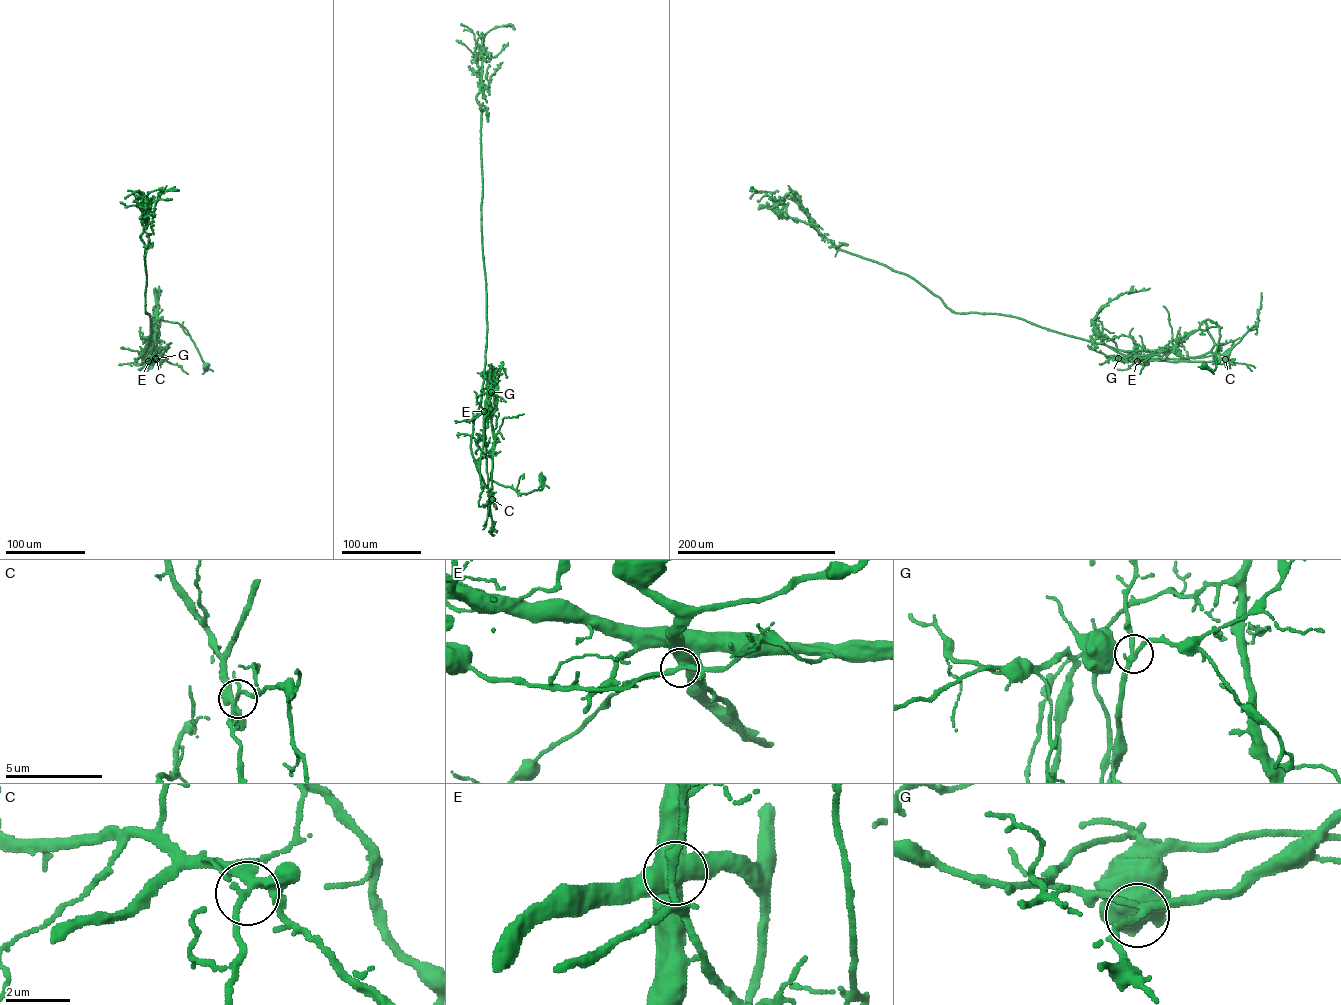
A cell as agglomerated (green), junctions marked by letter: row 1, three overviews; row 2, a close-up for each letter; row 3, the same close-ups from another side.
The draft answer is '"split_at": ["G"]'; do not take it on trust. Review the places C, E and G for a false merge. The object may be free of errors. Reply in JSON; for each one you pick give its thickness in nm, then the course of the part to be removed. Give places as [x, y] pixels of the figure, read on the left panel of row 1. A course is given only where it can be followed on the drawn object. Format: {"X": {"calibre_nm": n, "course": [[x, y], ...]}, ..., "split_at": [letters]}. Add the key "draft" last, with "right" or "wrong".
{"G": {"calibre_nm": 200, "course": [[155, 358], [161, 359], [171, 342]]}, "split_at": ["G"], "draft": "right"}

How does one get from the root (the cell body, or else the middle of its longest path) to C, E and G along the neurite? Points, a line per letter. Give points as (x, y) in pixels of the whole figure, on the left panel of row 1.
C: (205, 365), (188, 331), (177, 323), (160, 319), (155, 319), (152, 325), (153, 357), (156, 359)
E: (205, 365), (188, 331), (177, 323), (160, 319), (154, 320), (158, 349), (152, 362), (148, 361)
G: (205, 365), (188, 331), (177, 323), (160, 319), (154, 320), (158, 349), (155, 358)

